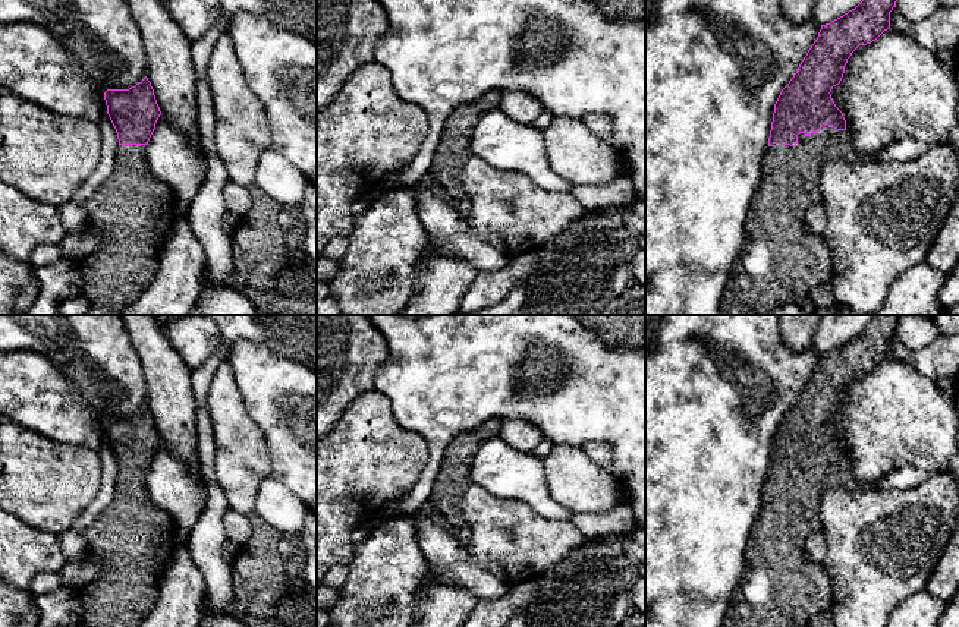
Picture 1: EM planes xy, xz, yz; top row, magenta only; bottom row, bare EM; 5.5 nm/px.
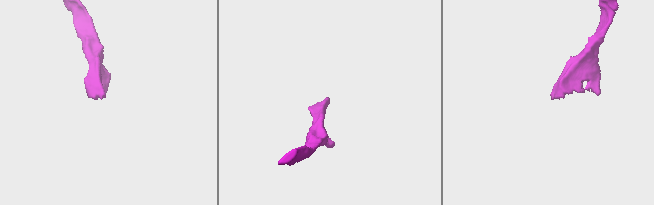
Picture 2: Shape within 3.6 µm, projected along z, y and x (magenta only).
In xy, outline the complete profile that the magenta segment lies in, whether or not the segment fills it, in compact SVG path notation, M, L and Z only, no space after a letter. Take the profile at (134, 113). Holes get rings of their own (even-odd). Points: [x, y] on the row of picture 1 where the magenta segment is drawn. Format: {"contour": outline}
{"contour": "M148 78L129 89L107 89L104 100L119 148L114 171L82 205L88 214L87 229L101 234L92 253L73 261L82 277L81 294L89 302L87 315L116 315L141 297L157 274L163 239L176 220L177 208L173 190L150 170L147 161L145 145L161 114Z"}

